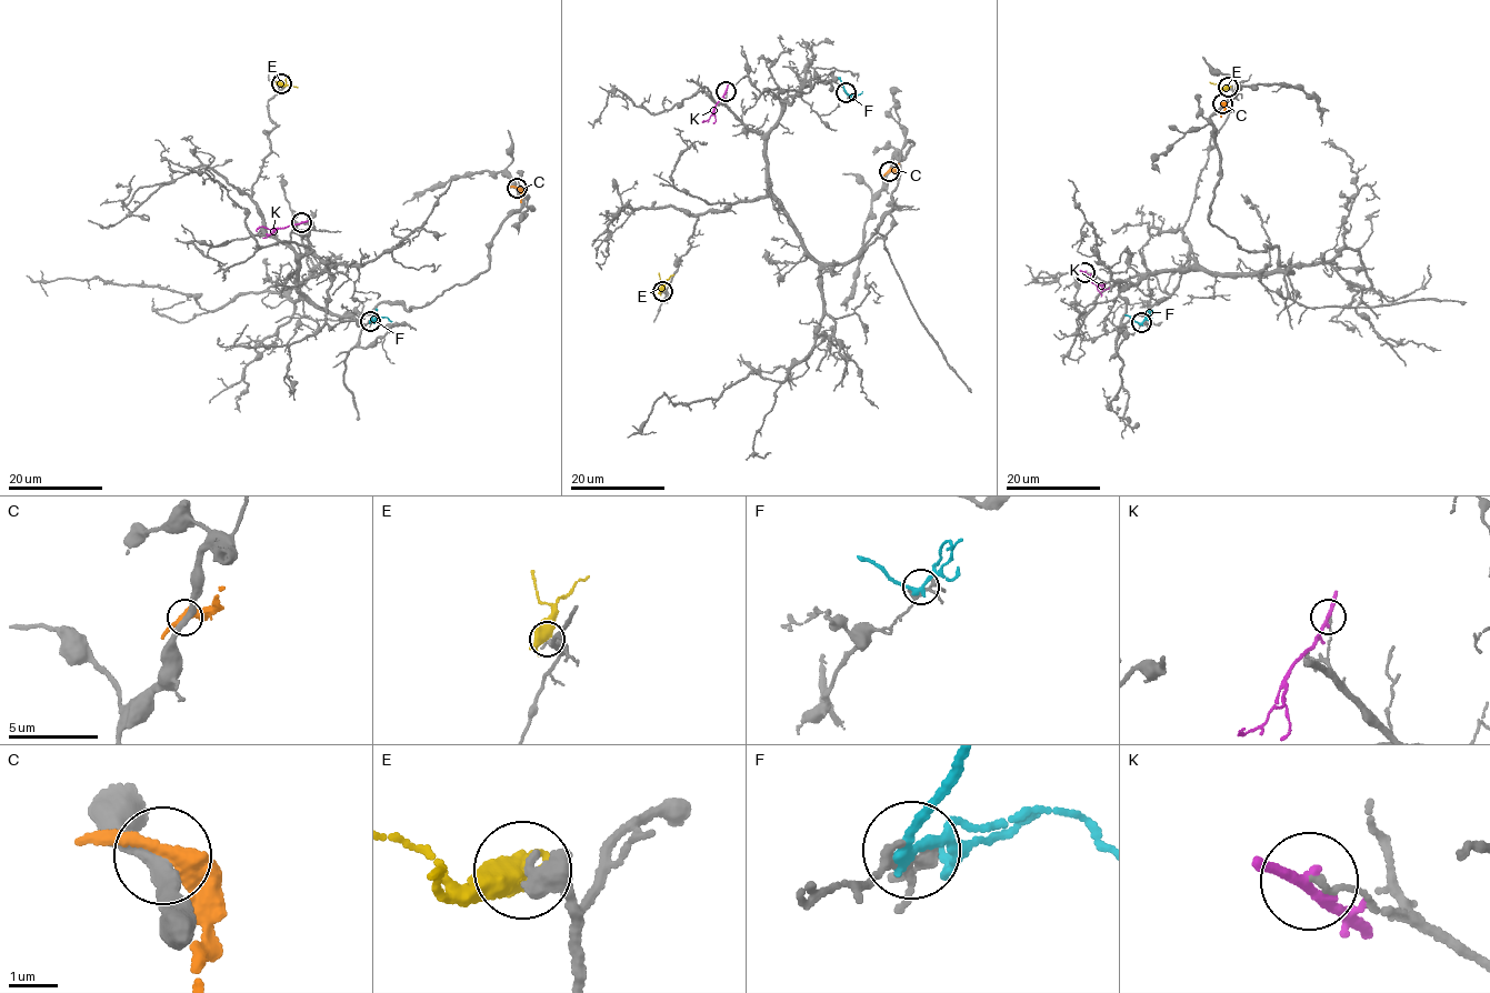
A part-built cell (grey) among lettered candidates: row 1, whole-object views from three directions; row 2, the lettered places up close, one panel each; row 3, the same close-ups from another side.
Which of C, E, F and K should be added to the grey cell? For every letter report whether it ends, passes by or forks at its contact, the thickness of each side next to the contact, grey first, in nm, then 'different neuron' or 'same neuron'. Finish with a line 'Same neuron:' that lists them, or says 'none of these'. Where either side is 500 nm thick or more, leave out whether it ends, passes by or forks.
C: it passes by | 360/380 nm | different neuron
E: 480/500 nm | same neuron
F: it passes by | 160/200 nm | different neuron
K: it passes by | 120/180 nm | different neuron
Same neuron: E

